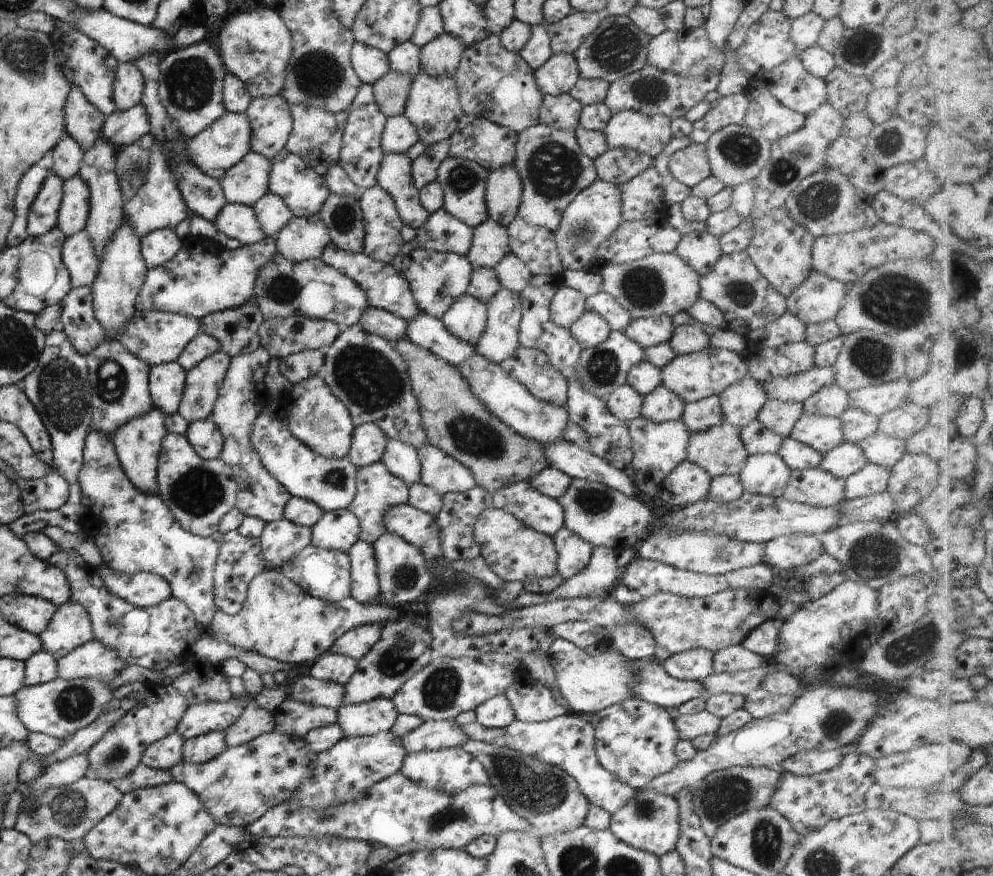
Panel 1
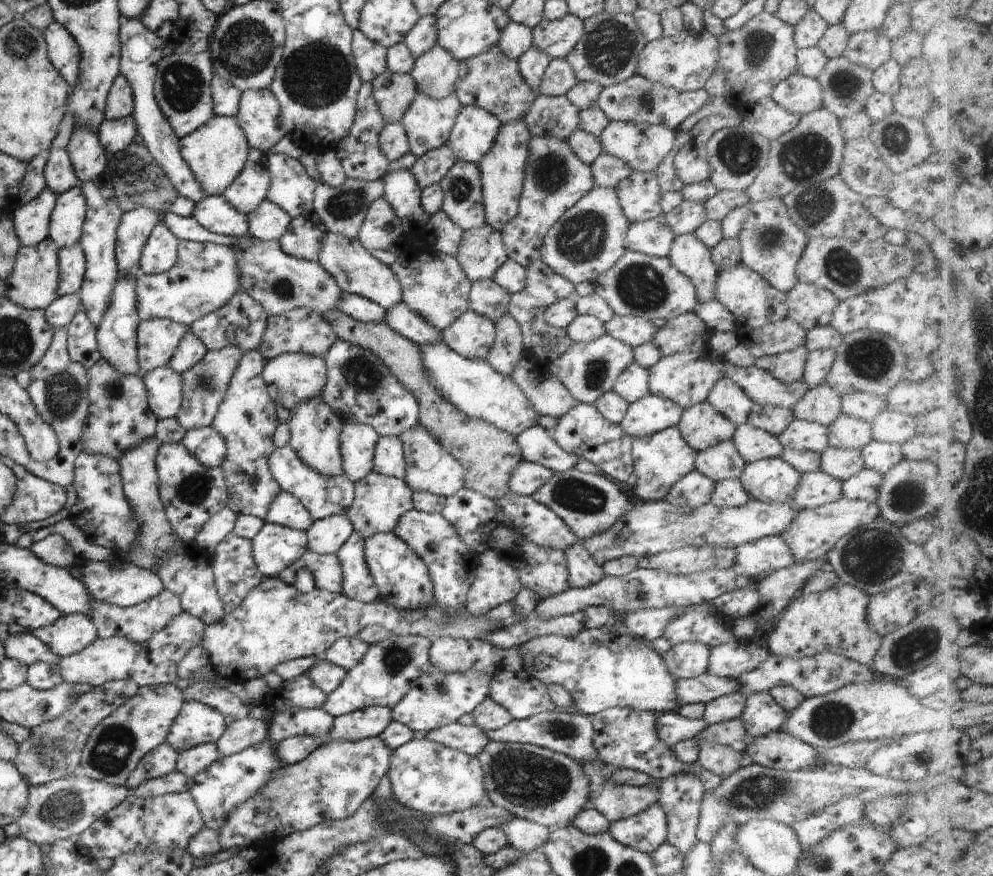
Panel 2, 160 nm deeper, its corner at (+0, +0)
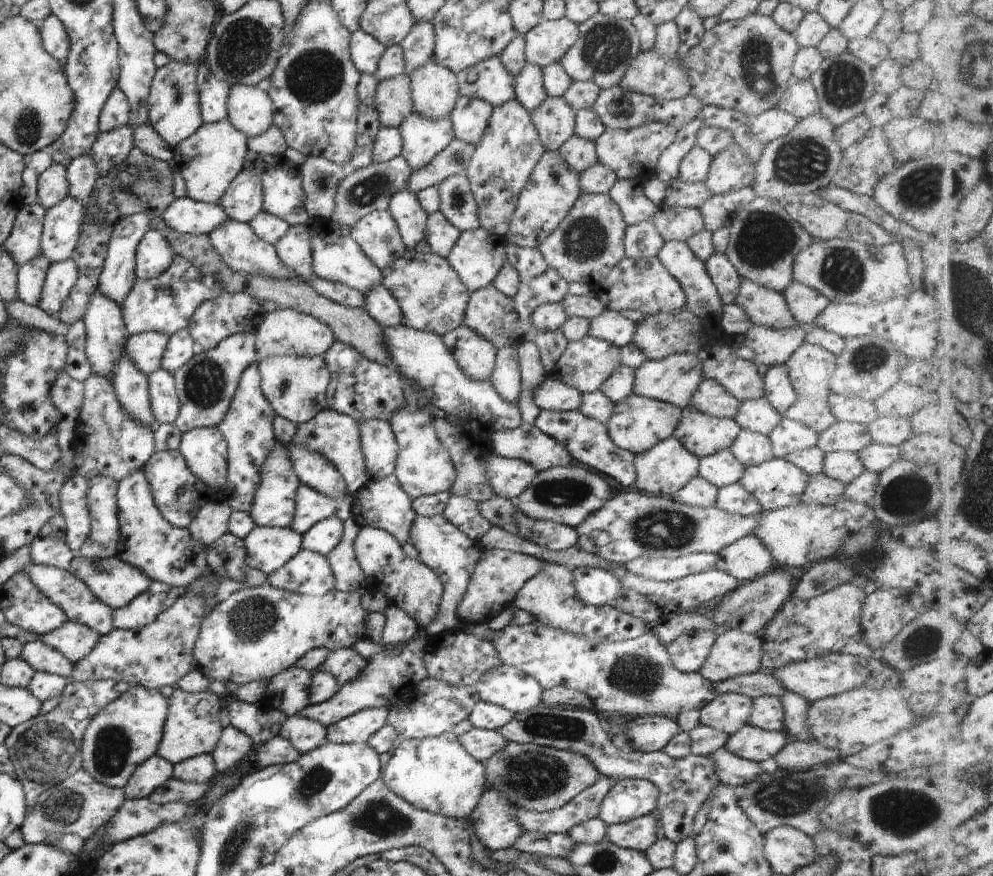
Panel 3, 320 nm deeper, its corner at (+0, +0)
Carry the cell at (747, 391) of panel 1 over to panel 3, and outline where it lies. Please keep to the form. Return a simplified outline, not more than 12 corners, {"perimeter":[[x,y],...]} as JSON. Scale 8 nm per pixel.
{"perimeter":[[703,379],[687,407],[733,419],[739,404],[718,382]]}

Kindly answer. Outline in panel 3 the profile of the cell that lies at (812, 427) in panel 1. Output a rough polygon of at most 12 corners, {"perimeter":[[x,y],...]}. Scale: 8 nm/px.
{"perimeter":[[782,417],[766,437],[772,456],[816,446],[817,435]]}

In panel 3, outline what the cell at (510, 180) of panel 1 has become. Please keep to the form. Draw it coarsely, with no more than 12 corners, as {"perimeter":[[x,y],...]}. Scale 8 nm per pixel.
{"perimeter":[[515,99],[492,108],[465,175],[503,238],[544,148]]}

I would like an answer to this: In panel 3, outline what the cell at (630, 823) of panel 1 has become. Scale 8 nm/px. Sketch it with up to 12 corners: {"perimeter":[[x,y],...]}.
{"perimeter":[[645,815],[607,825],[605,839],[643,852],[655,842]]}

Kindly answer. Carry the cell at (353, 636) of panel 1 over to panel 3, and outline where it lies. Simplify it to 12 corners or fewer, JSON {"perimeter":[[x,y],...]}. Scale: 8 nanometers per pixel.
{"perimeter":[[351,647],[329,651],[321,668],[340,687],[367,661]]}

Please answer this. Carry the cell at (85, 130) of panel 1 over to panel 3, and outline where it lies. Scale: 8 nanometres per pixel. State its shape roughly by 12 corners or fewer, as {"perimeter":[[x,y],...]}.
{"perimeter":[[89,152],[64,169],[67,197],[85,202],[99,176]]}

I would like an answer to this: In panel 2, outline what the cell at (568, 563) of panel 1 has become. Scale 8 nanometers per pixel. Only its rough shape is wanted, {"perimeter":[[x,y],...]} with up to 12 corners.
{"perimeter":[[576,540],[563,552],[570,587],[598,583],[606,572]]}

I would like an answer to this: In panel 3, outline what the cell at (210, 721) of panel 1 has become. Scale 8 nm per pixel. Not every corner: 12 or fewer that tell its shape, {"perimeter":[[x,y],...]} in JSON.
{"perimeter":[[174,687],[156,754],[174,765],[213,752],[219,697]]}

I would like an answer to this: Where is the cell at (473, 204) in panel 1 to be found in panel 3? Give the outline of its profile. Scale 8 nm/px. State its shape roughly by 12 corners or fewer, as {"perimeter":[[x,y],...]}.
{"perimeter":[[466,175],[437,186],[439,212],[457,230],[480,226]]}

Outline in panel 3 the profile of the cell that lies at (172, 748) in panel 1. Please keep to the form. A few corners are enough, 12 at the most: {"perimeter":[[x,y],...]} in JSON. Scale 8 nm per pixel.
{"perimeter":[[155,754],[134,768],[125,800],[144,799],[172,776]]}

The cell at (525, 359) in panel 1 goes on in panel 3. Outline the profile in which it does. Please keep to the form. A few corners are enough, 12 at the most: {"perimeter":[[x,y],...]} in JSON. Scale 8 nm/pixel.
{"perimeter":[[547,376],[533,389],[540,411],[577,411],[580,392]]}

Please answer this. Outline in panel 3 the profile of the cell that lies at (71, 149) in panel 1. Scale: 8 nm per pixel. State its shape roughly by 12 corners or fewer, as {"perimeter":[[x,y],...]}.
{"perimeter":[[51,163],[37,179],[36,202],[49,210],[67,197],[65,169]]}

